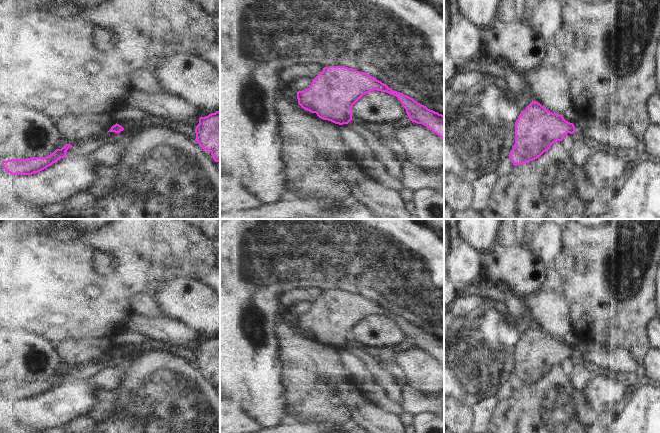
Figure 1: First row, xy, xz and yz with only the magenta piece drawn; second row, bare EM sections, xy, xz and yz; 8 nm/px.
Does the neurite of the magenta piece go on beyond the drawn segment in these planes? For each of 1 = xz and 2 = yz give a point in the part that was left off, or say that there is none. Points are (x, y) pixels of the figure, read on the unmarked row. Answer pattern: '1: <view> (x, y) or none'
1: none
2: none

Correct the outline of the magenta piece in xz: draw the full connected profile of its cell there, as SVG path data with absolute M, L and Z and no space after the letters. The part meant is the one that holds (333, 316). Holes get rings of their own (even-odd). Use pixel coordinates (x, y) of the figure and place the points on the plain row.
M329 290L312 303L309 312L298 315L298 328L305 334L316 337L323 344L331 345L335 348L348 348L352 344L353 329L365 318L373 315L381 315L392 318L398 322L412 346L422 348L436 357L444 364L444 339L439 338L426 330L418 327L413 322L389 312L386 308L370 300L365 296L357 295L345 290Z

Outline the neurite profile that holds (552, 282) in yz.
M546 265L546 274L543 281L542 289L559 294L565 299L565 288L563 286L561 276L558 271L555 271L553 265Z

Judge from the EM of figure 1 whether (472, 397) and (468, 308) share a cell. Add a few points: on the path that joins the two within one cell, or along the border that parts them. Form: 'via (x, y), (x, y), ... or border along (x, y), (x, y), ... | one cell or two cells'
via (470, 375), (470, 330) | one cell

